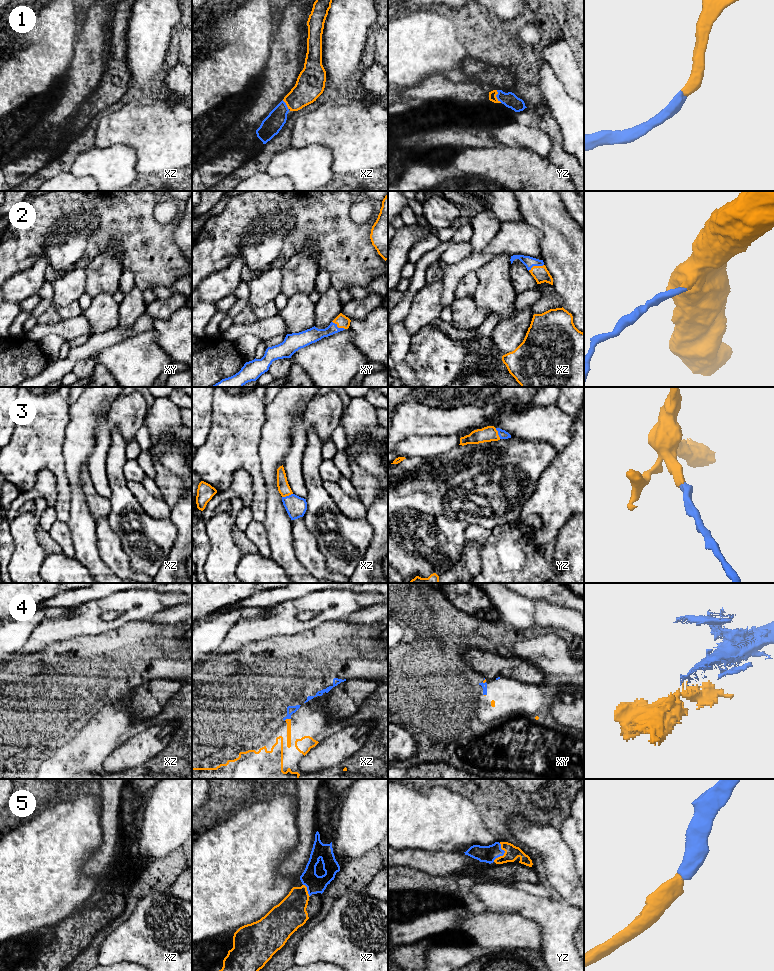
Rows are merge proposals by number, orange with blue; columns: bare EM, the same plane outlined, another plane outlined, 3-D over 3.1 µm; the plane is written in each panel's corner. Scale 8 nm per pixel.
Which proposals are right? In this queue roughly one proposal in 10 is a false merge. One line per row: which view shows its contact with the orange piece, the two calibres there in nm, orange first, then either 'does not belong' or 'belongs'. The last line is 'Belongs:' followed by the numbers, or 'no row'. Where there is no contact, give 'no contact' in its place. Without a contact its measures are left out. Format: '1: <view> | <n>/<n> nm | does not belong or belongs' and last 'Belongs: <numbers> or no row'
1: yz | 60/120 nm | belongs
2: xz | 130/90 nm | belongs
3: xz | 100/160 nm | belongs
4: xz | 50/60 nm | belongs
5: yz | 120/140 nm | belongs
Belongs: 1, 2, 3, 4, 5

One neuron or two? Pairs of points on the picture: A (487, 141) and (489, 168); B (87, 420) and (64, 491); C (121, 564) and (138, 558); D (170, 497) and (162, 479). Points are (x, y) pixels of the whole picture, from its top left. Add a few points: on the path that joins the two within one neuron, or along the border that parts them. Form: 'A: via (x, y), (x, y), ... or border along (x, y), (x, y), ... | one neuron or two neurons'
A: border along (498, 143), (486, 147), (464, 148) | two neurons
B: border along (63, 457), (70, 490), (70, 503) | two neurons
C: border along (120, 539), (129, 565), (136, 572) | two neurons
D: via (170, 493), (170, 487), (166, 483) | one neuron

